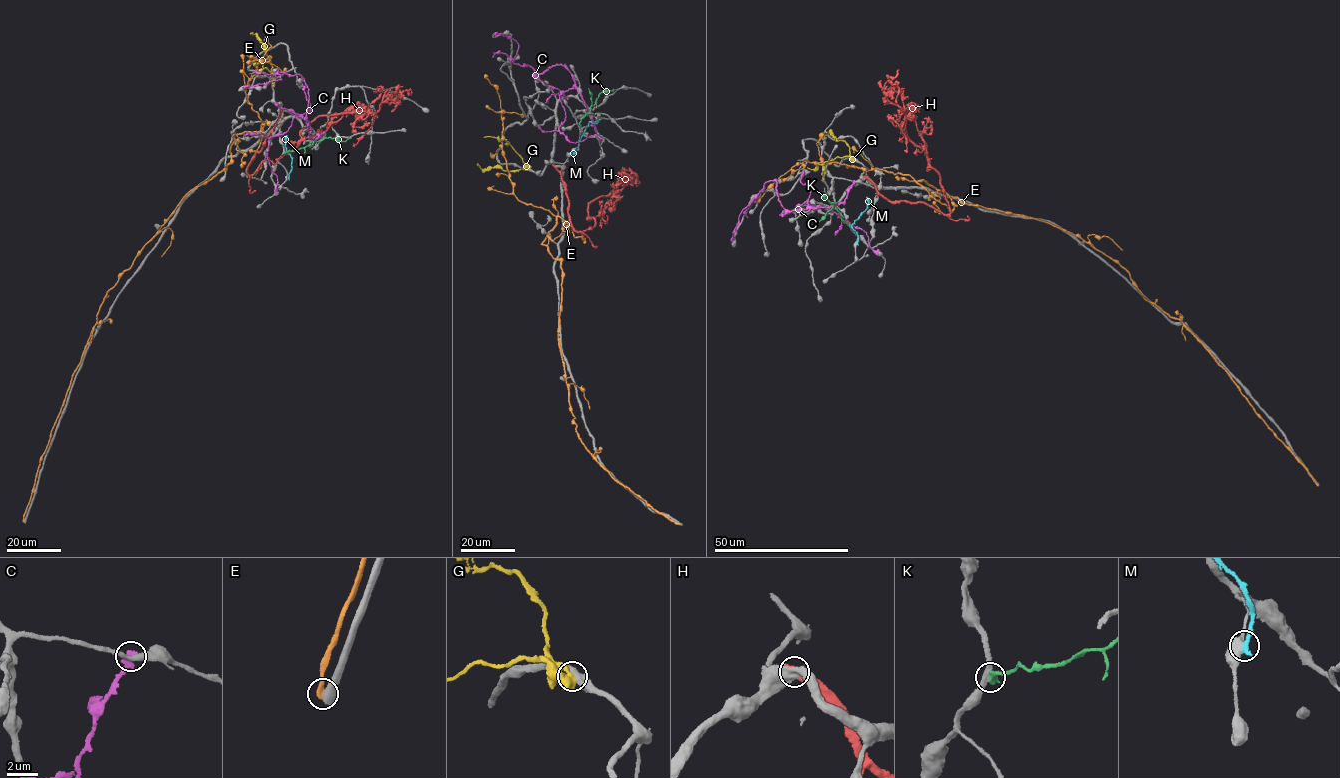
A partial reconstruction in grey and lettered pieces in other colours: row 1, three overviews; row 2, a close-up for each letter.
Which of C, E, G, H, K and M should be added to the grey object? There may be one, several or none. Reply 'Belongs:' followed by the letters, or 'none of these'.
Belongs: none of these

